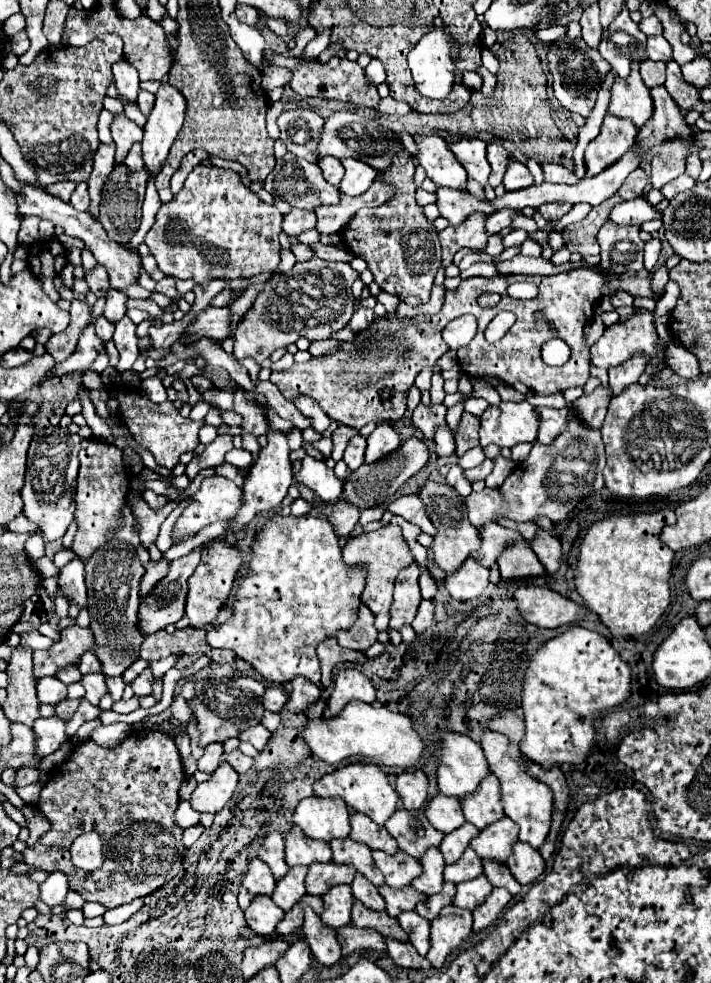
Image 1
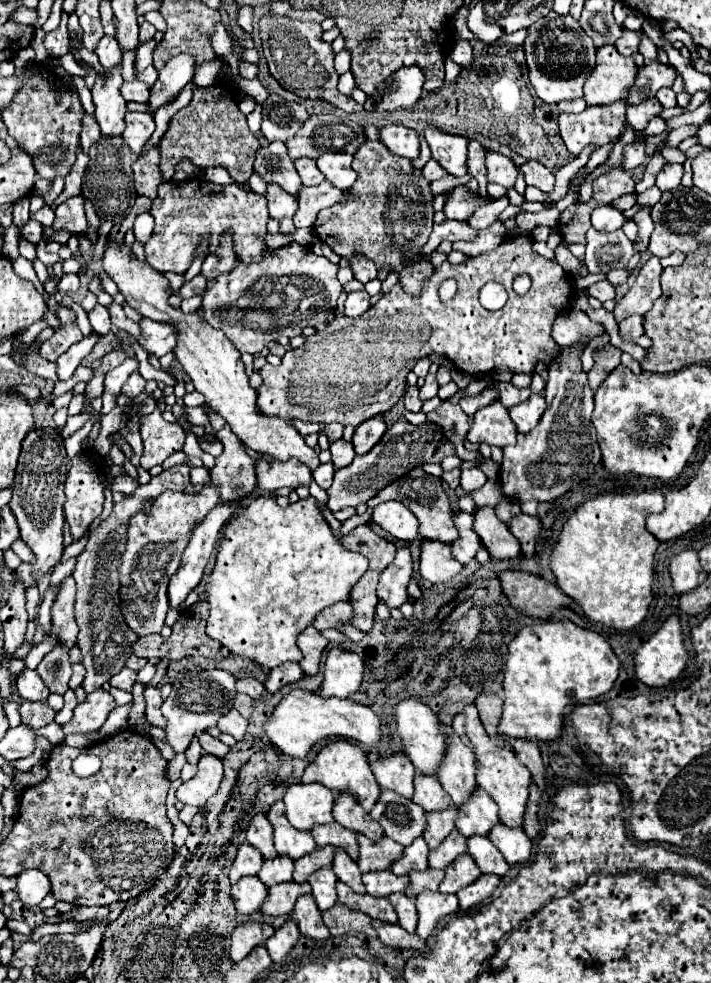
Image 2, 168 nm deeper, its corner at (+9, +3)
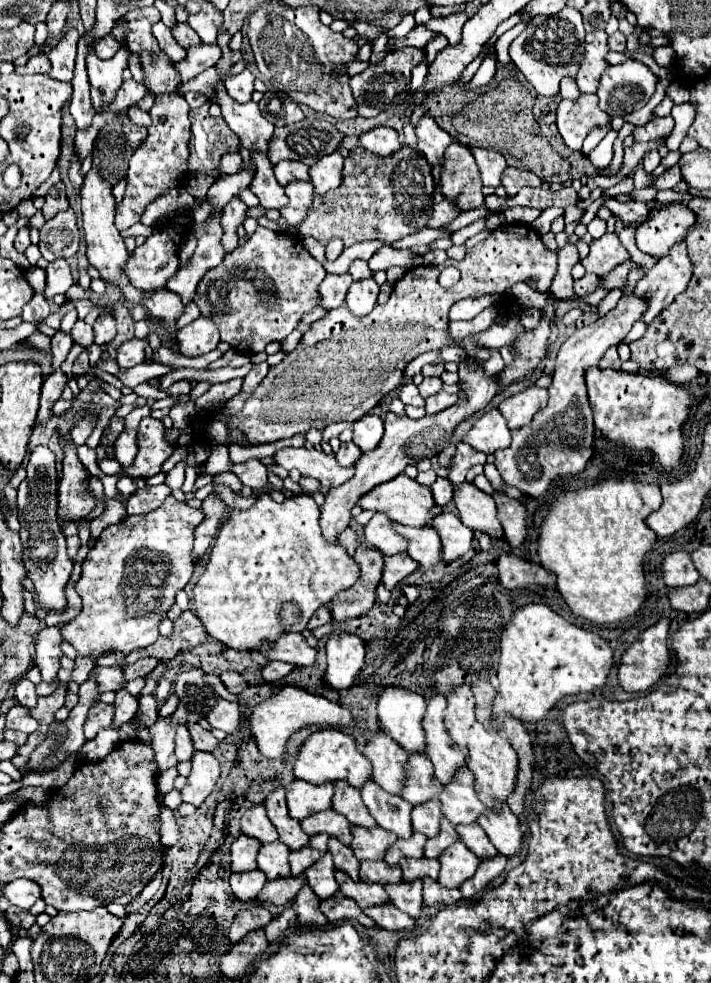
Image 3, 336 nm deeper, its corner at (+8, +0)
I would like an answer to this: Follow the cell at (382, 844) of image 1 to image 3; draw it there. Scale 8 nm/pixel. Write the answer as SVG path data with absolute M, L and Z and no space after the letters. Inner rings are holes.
M335 783L333 809L345 815L355 825L361 825L361 827L375 825L375 819L371 819L365 803L361 801L361 793L355 787L351 787L349 783Z

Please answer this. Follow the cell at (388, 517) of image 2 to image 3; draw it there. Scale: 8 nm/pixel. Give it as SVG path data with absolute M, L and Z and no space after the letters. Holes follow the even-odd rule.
M375 513L371 521L363 527L363 541L379 549L387 557L407 549L407 539L391 529L391 519L385 513Z

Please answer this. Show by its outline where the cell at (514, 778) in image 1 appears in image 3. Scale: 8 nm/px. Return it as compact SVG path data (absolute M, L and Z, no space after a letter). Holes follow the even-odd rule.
M469 683L457 685L447 695L447 709L445 709L445 715L443 715L443 723L445 723L445 729L447 729L449 737L459 747L463 747L463 751L467 755L467 767L475 775L475 791L479 791L479 799L487 807L493 807L495 799L499 799L501 803L505 803L507 797L515 789L517 755L515 755L515 749L511 747L511 743L505 737L501 737L497 733L489 733L475 719L475 697L471 693L471 685Z

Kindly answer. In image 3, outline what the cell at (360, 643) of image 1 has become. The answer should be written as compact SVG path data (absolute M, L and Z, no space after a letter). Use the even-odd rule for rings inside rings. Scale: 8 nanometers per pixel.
M319 607L319 611L315 611L315 615L309 619L307 629L317 629L317 627L329 623L329 621L331 621L331 609L329 607Z

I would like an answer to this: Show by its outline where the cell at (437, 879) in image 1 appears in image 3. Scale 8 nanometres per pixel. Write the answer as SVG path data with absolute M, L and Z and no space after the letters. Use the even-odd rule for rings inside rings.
M413 833L411 839L397 839L389 849L387 849L387 855L385 855L385 861L389 865L395 865L399 863L401 857L411 857L411 859L421 859L423 857L423 845L425 845L427 837L425 835L419 835L419 833Z

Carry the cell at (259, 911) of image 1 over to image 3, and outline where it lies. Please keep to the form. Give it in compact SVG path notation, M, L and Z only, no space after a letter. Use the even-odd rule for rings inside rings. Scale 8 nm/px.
M245 871L245 873L231 873L231 889L239 901L253 901L263 885L267 883L267 877L263 871Z

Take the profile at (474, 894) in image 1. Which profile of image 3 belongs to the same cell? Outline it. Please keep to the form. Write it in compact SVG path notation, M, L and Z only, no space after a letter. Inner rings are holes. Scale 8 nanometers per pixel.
M455 841L443 855L439 855L441 871L439 871L439 883L447 889L461 887L463 881L467 881L479 865L479 857L463 843Z

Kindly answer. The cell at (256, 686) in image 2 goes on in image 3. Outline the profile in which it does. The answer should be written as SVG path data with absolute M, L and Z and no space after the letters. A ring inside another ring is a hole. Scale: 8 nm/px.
M225 671L225 673L221 673L219 677L221 677L223 685L225 685L231 693L235 693L235 695L239 695L239 693L247 687L247 683L243 681L243 677L241 677L239 673L235 673L235 671Z

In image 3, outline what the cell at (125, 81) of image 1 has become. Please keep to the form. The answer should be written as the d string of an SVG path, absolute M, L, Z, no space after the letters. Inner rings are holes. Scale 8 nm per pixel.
M107 35L107 37L103 37L101 41L95 43L95 55L99 59L111 59L119 51L119 47L121 47L119 41L115 41L111 35Z

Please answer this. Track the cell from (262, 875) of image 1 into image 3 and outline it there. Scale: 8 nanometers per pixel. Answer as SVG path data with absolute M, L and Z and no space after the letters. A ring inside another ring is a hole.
M239 835L231 845L231 871L243 873L257 869L257 853L261 843L257 839L251 839L249 835Z

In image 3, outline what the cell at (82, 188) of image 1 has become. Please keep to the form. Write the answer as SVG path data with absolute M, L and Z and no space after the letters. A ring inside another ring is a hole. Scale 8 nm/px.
M73 209L61 211L49 219L39 231L39 251L47 261L67 259L75 255L79 247L79 229Z

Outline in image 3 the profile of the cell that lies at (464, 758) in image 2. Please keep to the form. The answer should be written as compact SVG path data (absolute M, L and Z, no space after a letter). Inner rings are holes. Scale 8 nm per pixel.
M437 693L427 697L427 711L423 715L423 729L427 733L427 757L435 767L435 775L441 783L447 783L455 769L465 765L465 755L457 743L453 743L443 725L445 695Z

